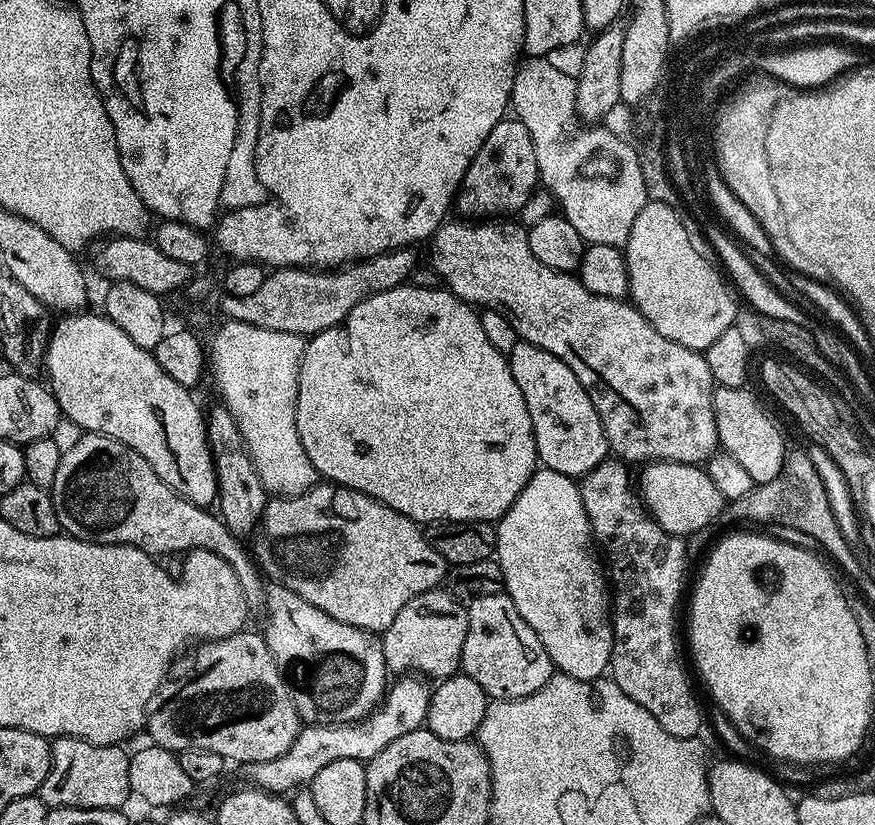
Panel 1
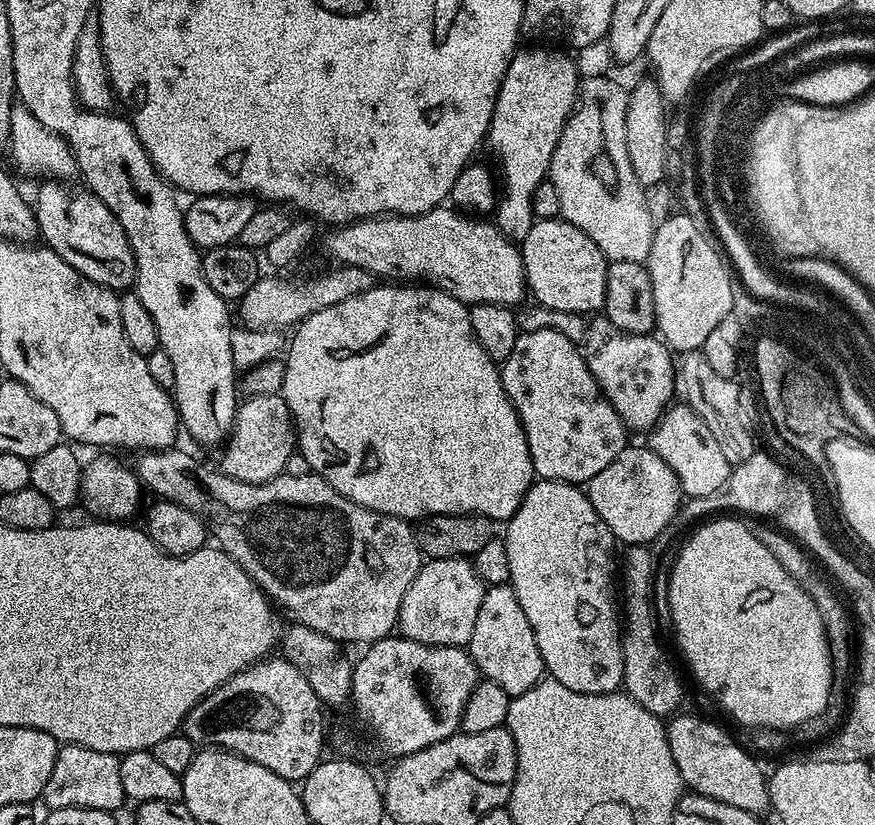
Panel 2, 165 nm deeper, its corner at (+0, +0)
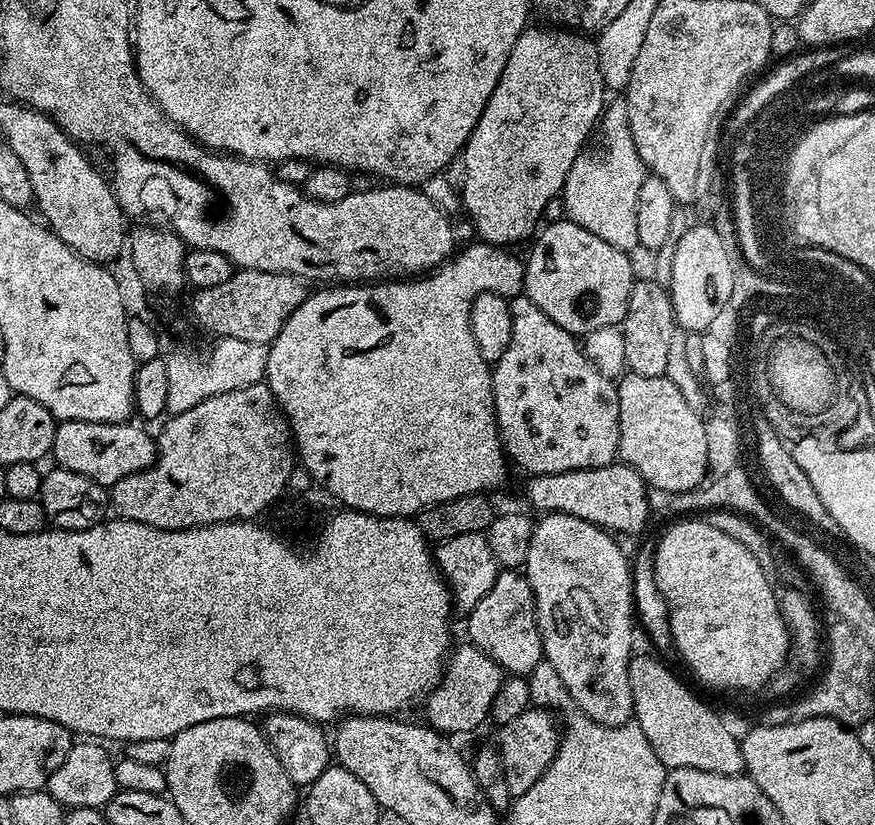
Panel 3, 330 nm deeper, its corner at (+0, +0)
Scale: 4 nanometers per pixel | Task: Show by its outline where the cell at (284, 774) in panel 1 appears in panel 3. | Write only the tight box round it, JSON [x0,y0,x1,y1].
[424,642,506,734]

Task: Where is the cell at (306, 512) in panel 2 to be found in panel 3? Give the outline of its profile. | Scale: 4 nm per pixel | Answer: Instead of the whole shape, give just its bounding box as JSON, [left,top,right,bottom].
[51,420,156,486]

